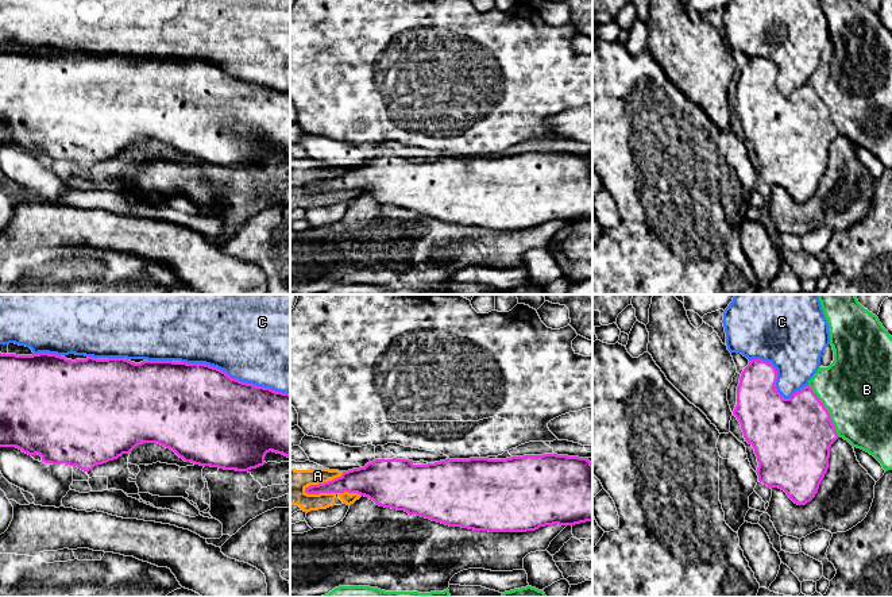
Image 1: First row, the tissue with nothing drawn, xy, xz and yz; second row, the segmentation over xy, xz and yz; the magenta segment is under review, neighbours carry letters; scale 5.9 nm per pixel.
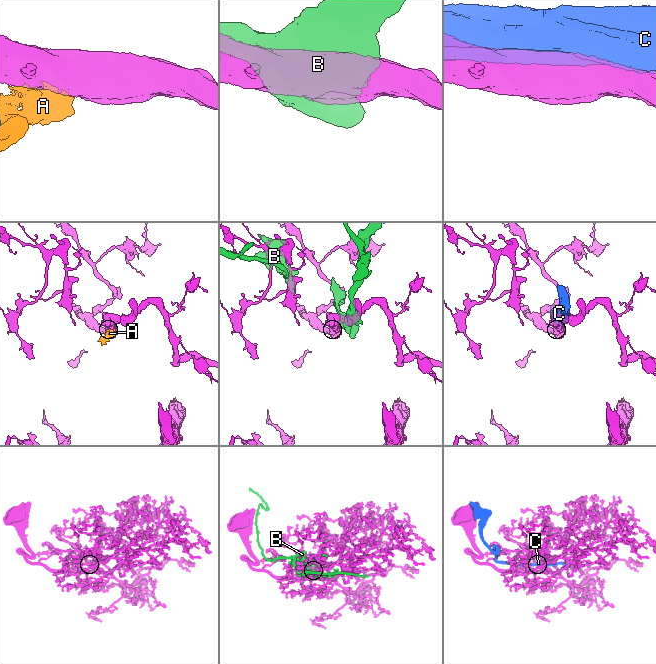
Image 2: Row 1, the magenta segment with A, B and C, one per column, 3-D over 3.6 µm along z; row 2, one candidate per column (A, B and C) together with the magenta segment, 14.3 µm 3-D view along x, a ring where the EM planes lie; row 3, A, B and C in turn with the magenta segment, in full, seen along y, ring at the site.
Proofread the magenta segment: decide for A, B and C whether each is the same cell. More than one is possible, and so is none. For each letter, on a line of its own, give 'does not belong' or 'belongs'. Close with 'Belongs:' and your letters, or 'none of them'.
A: does not belong
B: does not belong
C: does not belong
Belongs: none of them

